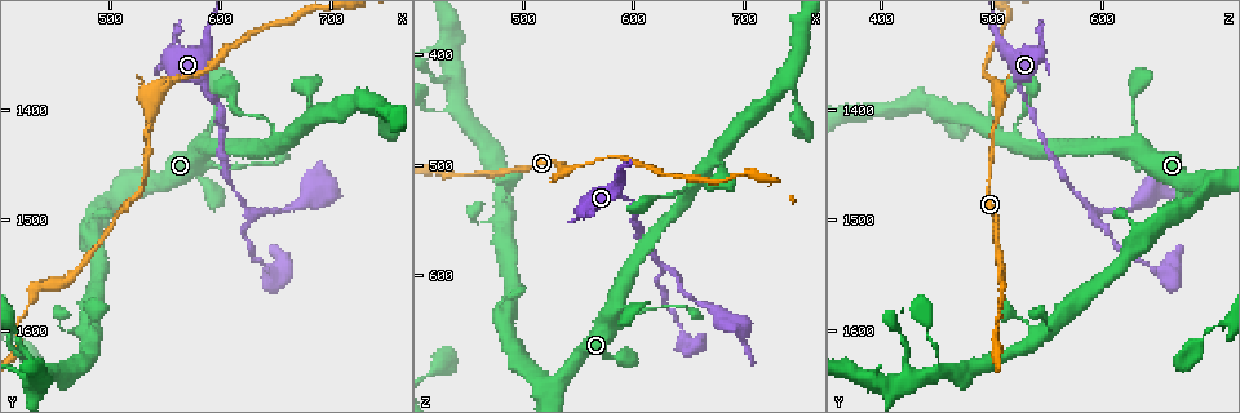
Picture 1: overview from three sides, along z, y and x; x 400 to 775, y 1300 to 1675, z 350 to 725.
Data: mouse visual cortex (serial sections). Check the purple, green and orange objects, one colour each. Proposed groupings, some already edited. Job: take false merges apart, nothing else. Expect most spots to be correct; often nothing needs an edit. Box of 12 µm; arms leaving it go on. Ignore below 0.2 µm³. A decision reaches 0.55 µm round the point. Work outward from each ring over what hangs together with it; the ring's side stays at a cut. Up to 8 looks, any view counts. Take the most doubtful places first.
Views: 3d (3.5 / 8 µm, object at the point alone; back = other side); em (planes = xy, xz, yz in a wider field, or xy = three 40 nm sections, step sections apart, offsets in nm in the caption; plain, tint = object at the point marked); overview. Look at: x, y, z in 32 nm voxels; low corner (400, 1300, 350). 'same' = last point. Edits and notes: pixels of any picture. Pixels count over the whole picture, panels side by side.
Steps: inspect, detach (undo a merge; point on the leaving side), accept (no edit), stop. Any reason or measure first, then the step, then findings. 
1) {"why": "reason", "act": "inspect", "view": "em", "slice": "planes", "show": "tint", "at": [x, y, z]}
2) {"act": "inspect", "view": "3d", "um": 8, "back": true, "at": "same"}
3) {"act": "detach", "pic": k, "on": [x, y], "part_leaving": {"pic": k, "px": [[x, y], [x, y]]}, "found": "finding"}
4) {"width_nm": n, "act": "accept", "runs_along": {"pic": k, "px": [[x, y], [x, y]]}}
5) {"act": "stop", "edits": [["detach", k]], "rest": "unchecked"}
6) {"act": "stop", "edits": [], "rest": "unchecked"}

{"act": "inspect", "view": "em", "slice": "xy", "step": 1, "show": "tint", "at": [630, 1492, 592]}

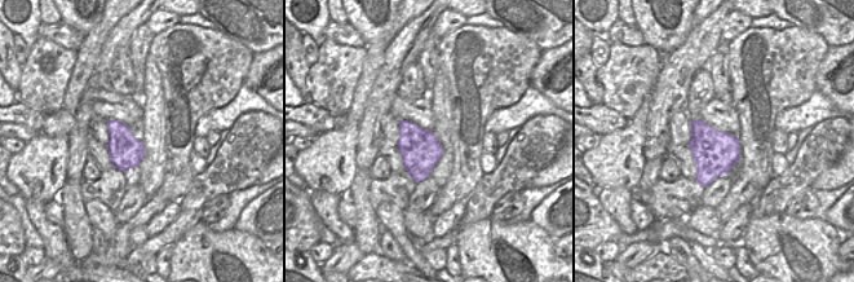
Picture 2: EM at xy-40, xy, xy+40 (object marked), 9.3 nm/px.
{"why": "see where the arms go", "act": "inspect", "view": "3d", "um": 3.5, "at": "same"}

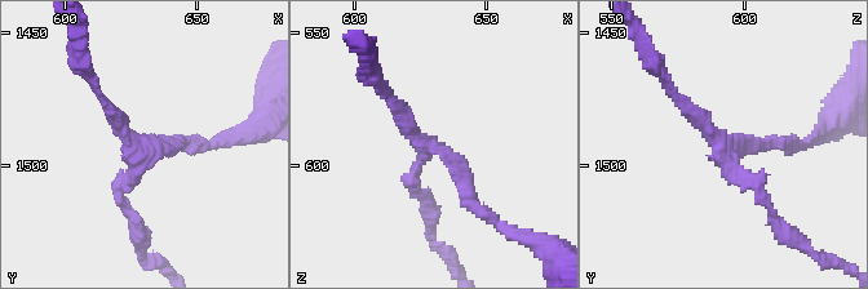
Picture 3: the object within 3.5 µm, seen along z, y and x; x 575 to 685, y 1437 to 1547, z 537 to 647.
{"arms": 3, "arm_widths_nm": [150, 150, 200], "act": "accept", "runs_along": {"pic": 3, "px": [[386, 94], [415, 137], [463, 170], [474, 207]]}, "found": "one cell here"}

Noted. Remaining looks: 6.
{"why": "thick turns thin", "act": "inspect", "view": "3d", "um": 3.5, "at": [552, 1372, 500]}

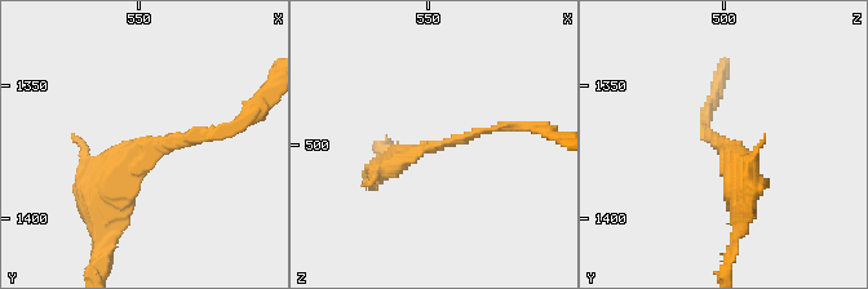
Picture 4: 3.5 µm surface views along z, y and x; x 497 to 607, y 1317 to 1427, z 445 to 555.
{"arm_widths_nm": [100, 250], "act": "inspect", "view": "em", "slice": "xy", "step": 3, "show": "tint", "at": [554, 1373, 500]}

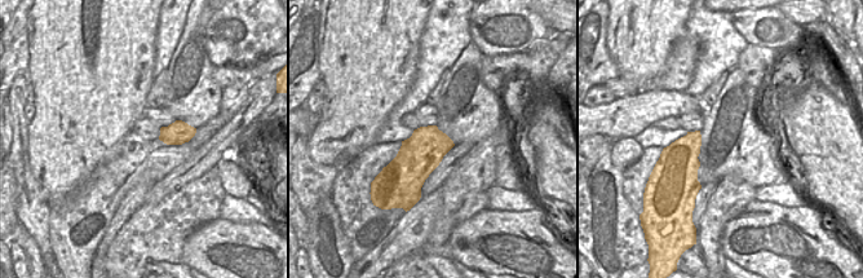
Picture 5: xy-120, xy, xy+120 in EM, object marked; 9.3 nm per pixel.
{"act": "inspect", "view": "em", "slice": "planes", "show": "tint", "at": "same"}

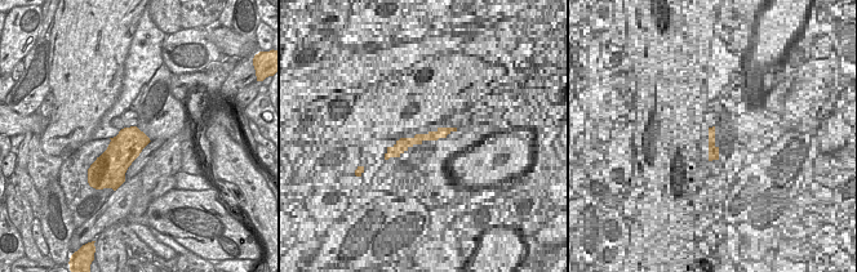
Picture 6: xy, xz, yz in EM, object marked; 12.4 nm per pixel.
{"act": "accept", "runs_along": {"pic": 4, "px": [[105, 217], [149, 146], [229, 130]]}, "found": "one cell here"}

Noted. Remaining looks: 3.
{"why": "a fork", "act": "inspect", "view": "3d", "um": 3.5, "back": true, "at": [442, 1640, 450]}

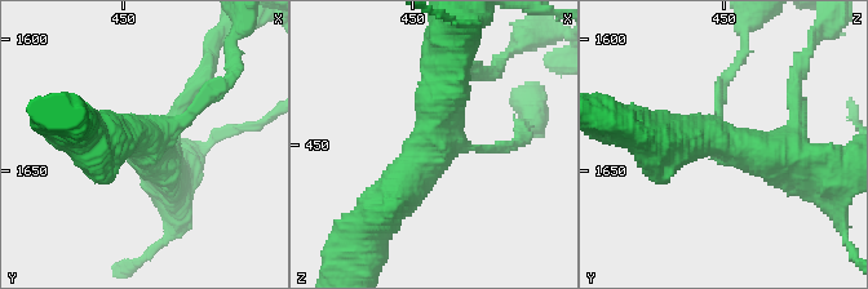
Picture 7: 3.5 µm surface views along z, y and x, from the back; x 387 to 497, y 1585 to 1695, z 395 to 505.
{"why": "shape alone is not enough", "act": "inspect", "view": "em", "slice": "xy", "step": 5, "show": "tint", "at": [441, 1639, 450]}

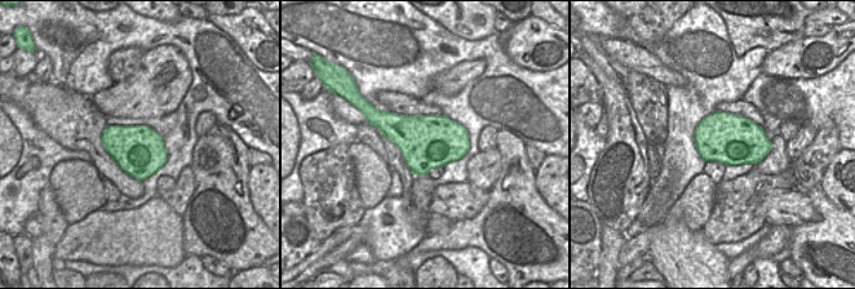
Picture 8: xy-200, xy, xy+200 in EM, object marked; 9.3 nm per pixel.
{"act": "accept", "runs_along": {"pic": 7, "px": [[384, 208], [432, 155], [447, 66]]}, "found": "one cell here"}

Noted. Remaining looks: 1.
{"act": "stop", "edits": [], "rest": "unchecked"}

